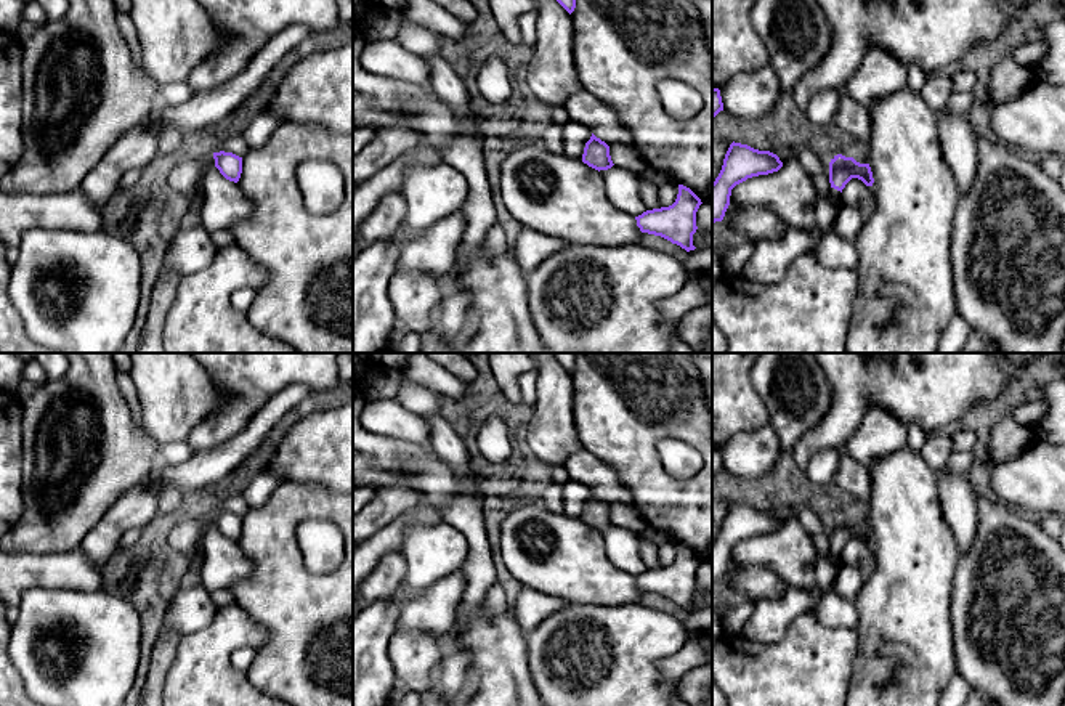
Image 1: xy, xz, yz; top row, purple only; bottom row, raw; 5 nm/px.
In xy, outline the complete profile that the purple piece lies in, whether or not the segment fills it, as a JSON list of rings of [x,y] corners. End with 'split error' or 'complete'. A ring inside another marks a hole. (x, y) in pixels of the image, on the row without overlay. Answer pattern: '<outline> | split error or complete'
[[[213,512],[215,526],[220,530],[220,533],[229,539],[237,542],[242,533],[242,517],[233,513],[233,512]]] | complete

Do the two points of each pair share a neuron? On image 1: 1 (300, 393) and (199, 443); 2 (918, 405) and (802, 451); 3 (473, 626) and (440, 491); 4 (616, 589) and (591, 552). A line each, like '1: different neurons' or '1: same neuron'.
1: different neurons
2: same neuron
3: same neuron
4: same neuron

